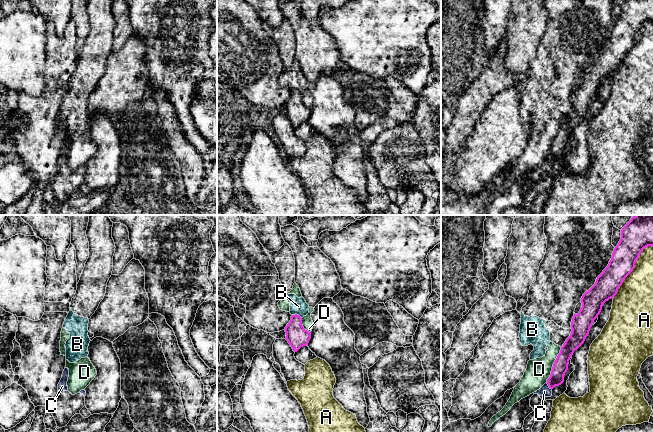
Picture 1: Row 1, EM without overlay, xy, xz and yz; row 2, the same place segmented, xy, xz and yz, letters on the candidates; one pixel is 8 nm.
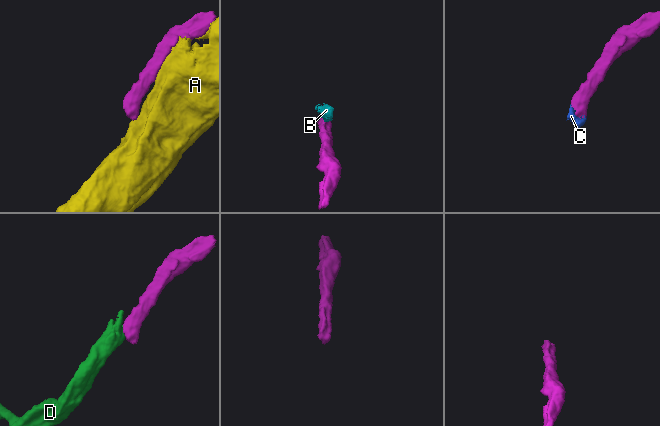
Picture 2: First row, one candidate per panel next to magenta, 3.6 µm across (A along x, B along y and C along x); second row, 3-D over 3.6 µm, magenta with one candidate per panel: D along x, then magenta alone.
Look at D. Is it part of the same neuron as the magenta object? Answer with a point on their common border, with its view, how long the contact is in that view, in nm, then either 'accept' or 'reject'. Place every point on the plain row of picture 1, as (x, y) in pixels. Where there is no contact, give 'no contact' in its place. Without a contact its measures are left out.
meets magenta in yz at (553, 140); contact 300 nm long; reject

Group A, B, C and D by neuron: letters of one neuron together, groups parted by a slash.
A / B D / C

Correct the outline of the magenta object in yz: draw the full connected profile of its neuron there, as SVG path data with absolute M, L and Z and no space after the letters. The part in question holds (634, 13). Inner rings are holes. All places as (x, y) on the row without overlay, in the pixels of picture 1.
M626 0L621 6L621 15L614 24L608 42L597 53L595 60L582 74L582 83L574 90L571 110L561 123L547 158L530 175L535 186L545 173L552 172L552 165L564 158L564 151L574 127L585 117L594 96L602 86L603 80L613 74L625 54L635 44L636 36L644 24L653 23L653 0Z

